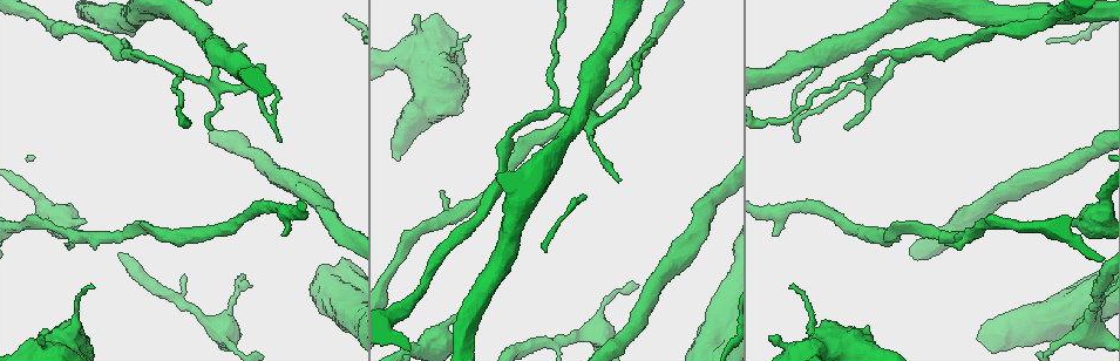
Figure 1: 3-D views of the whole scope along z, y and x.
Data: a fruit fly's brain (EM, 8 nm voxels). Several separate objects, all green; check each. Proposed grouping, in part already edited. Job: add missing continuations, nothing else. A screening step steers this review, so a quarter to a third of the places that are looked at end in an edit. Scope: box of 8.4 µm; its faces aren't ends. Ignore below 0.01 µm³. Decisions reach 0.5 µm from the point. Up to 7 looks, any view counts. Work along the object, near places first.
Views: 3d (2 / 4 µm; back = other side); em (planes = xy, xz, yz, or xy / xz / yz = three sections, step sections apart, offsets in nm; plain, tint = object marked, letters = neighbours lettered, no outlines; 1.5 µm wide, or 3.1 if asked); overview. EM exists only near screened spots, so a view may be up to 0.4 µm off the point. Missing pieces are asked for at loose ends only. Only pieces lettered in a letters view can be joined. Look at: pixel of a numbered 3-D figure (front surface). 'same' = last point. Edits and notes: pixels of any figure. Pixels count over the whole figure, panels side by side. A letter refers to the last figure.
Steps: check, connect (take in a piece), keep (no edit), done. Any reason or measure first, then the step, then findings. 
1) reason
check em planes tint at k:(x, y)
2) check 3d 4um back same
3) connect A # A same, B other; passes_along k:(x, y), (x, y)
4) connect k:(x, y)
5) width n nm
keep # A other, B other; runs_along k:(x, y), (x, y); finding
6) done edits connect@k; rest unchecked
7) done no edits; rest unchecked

free end
check 3d 4um at 1:(774, 236)

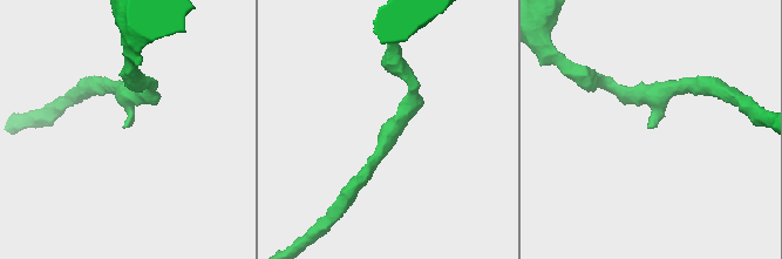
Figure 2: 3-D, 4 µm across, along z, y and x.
shape alone is not enough
check em xz step 8 tint at 2:(122, 127)

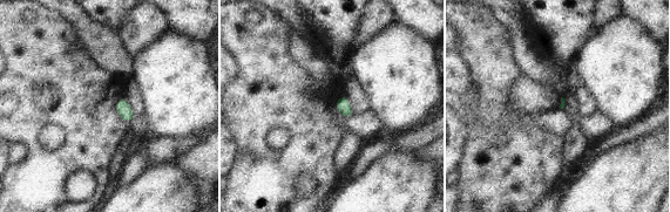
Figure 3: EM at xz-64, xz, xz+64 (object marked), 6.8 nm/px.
check em planes letters same

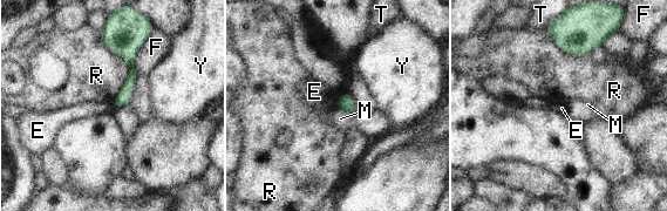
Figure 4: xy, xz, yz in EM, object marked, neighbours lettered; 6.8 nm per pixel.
keep # E other, F other, M other, R other, T other, Y other; runs_along 4:(107, 33), (131, 63), (118, 103); no lettered piece goes on from it

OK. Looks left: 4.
tapers out
check em xy step 4 letters at 1:(791, 285)

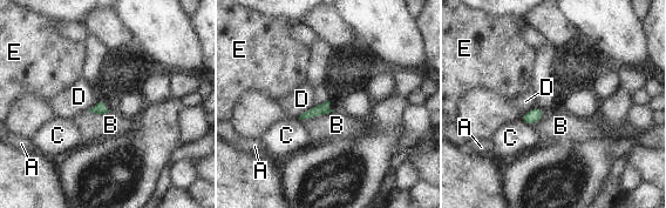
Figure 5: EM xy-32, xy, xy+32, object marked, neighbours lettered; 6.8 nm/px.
keep # A other, B other, C other, D other, E other; border 5:(315, 105), (304, 111), (297, 118); none of them fits

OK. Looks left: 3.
check em planes letters at 1:(654, 44)

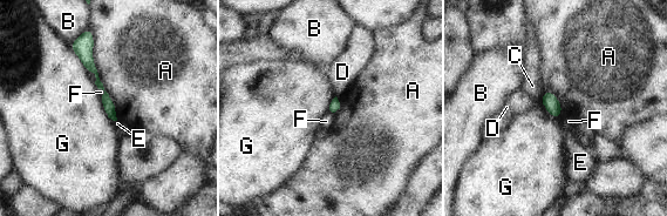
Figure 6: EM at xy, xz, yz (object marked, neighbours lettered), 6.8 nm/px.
width 80 nm
keep # A other, B other, C other, D other, E other, F other, G other; runs_along 6:(86, 45), (87, 61), (113, 115); none of them fits

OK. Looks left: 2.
done no edits; rest unchecked

